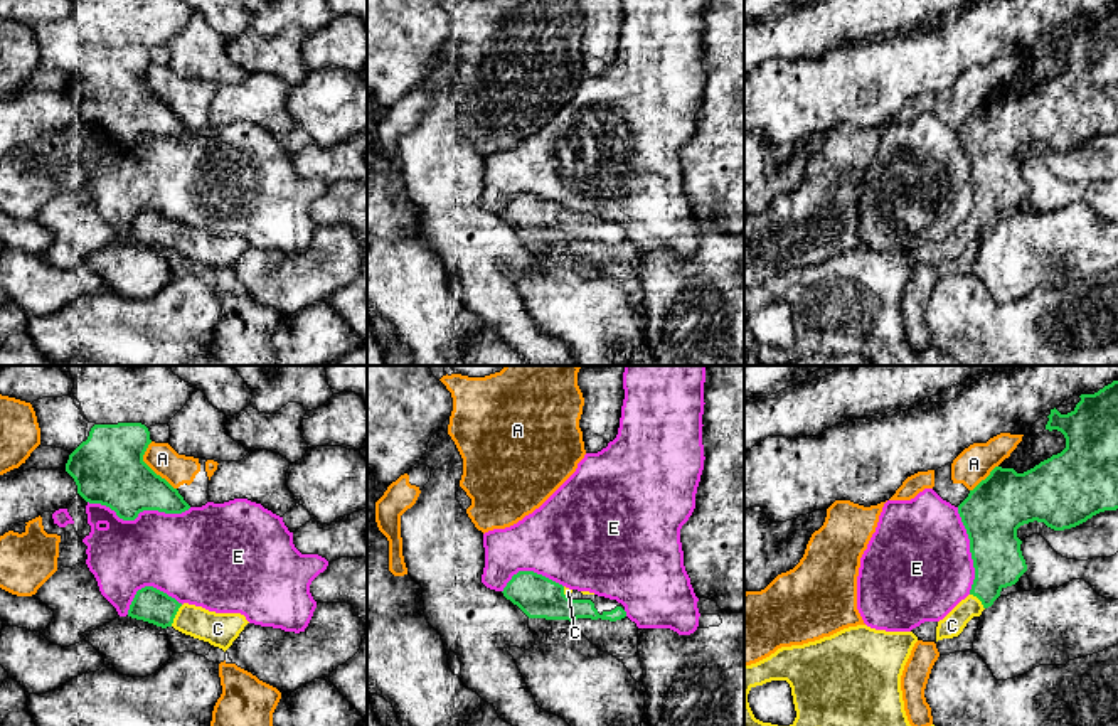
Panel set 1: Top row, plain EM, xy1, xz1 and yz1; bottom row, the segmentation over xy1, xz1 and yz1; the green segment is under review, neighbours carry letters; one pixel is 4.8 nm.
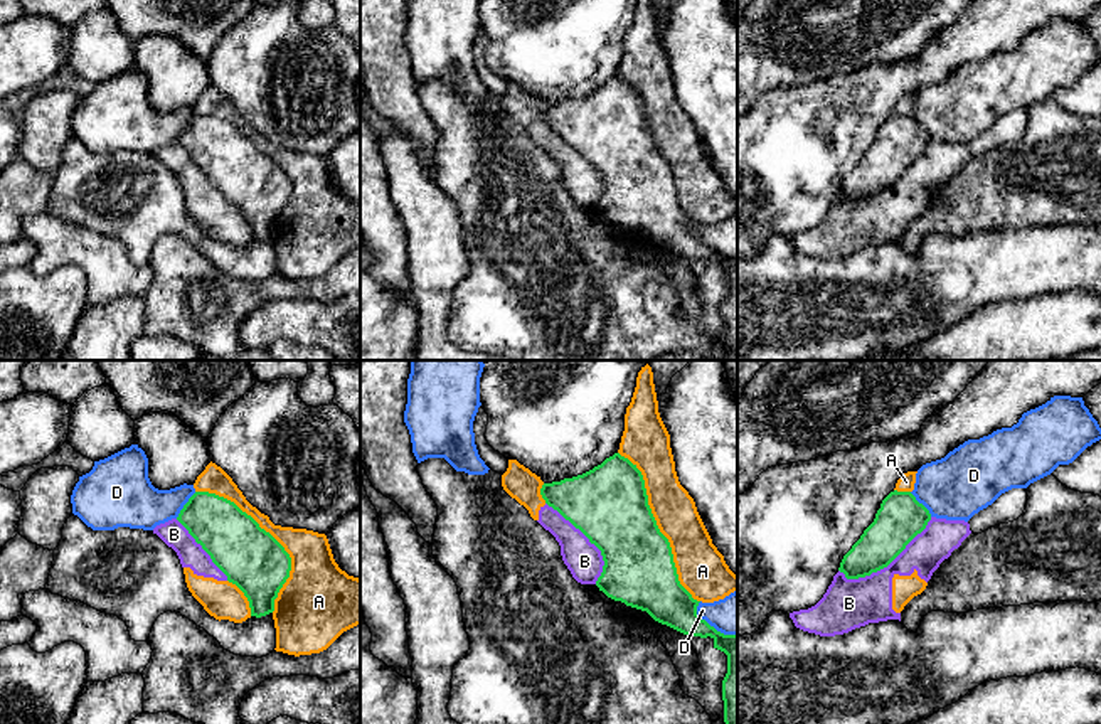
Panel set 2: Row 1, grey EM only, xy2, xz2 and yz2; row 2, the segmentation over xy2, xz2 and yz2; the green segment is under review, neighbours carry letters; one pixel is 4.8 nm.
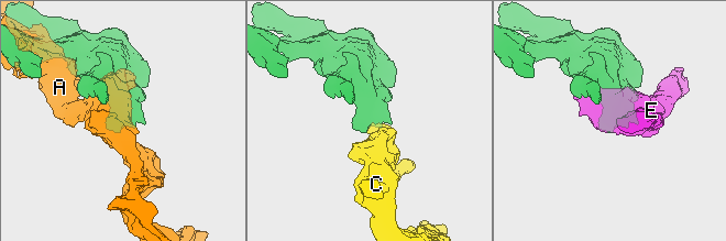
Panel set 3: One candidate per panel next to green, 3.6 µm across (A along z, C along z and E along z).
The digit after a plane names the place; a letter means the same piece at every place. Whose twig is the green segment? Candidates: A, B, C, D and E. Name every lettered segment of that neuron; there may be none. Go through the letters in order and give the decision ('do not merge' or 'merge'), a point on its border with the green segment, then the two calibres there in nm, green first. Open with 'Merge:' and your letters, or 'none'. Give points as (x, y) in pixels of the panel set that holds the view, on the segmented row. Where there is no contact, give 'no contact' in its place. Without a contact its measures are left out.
Merge: C
A: do not merge; meets green in xz2 at (657, 527); 360 nm thick on the green side, 220 nm on the other
B: do not merge; meets green in yz2 at (886, 566); 220 nm thick on the green side, 240 nm on the other
C: merge; meets green in xy1 at (175, 613); 160 nm thick on the green side, 160 nm on the other
D: do not merge; meets green in xy2 at (184, 505); 260 nm thick on the green side, 240 nm on the other
E: do not merge; meets green in xy1 at (140, 511); 340 nm thick on the green side, 360 nm on the other

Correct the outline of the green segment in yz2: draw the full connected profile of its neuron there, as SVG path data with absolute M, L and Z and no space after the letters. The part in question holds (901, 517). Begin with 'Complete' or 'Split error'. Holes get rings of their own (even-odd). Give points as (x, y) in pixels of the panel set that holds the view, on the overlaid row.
Complete. M891 492L874 522L843 556L838 571L847 579L859 579L887 567L929 520L929 510L911 492Z

